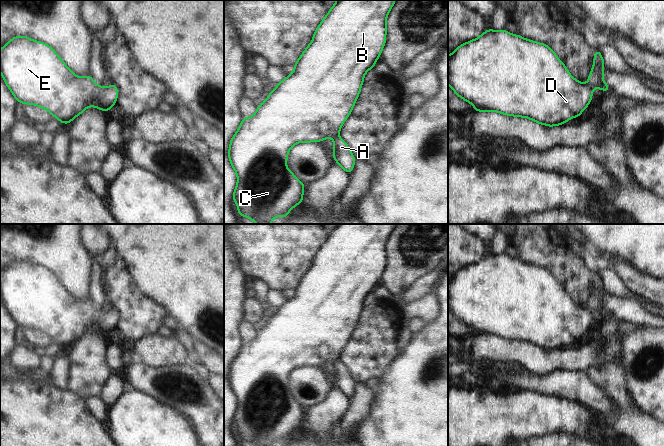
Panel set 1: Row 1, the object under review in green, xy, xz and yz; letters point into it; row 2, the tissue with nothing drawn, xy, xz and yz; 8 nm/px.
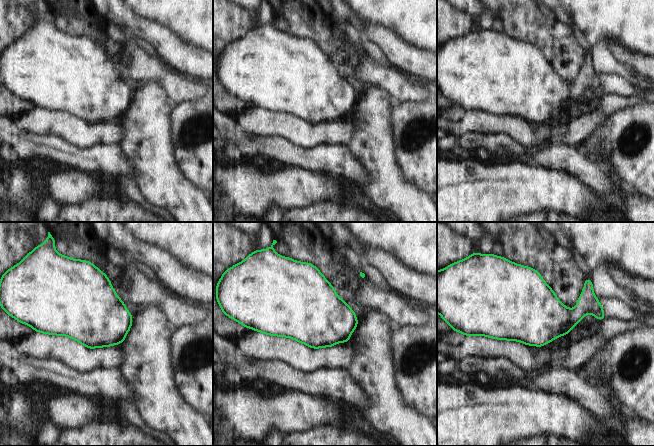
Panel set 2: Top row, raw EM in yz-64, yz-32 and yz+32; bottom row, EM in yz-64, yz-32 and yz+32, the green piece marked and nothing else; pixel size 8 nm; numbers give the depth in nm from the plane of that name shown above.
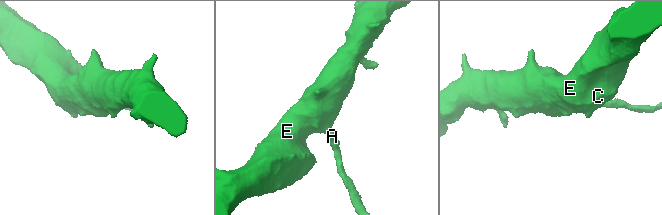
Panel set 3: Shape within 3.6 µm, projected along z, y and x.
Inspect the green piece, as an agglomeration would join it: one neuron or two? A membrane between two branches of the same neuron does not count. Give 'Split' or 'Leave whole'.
Leave whole.

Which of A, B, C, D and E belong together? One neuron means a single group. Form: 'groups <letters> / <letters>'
groups A B C D E

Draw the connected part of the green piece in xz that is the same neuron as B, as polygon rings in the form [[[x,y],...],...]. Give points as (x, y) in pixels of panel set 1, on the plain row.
[[[337,224],[334,230],[329,234],[328,238],[319,248],[315,254],[312,266],[304,274],[300,282],[294,288],[294,296],[287,300],[283,305],[279,306],[276,312],[269,317],[265,326],[257,331],[255,338],[252,341],[242,342],[239,353],[231,362],[228,381],[231,390],[234,392],[238,405],[234,414],[232,423],[238,430],[239,440],[245,440],[254,446],[271,446],[276,440],[282,440],[285,444],[288,442],[286,438],[292,434],[293,431],[303,426],[303,417],[305,408],[303,408],[287,391],[286,385],[288,383],[288,376],[291,371],[300,366],[318,366],[325,362],[332,362],[334,364],[334,376],[332,377],[334,384],[338,389],[344,393],[348,399],[354,392],[356,381],[352,379],[349,370],[345,365],[339,362],[339,356],[342,348],[350,339],[357,321],[360,318],[360,313],[363,308],[364,299],[366,296],[374,292],[378,281],[382,277],[382,273],[386,266],[386,243],[388,237],[396,224]]]

